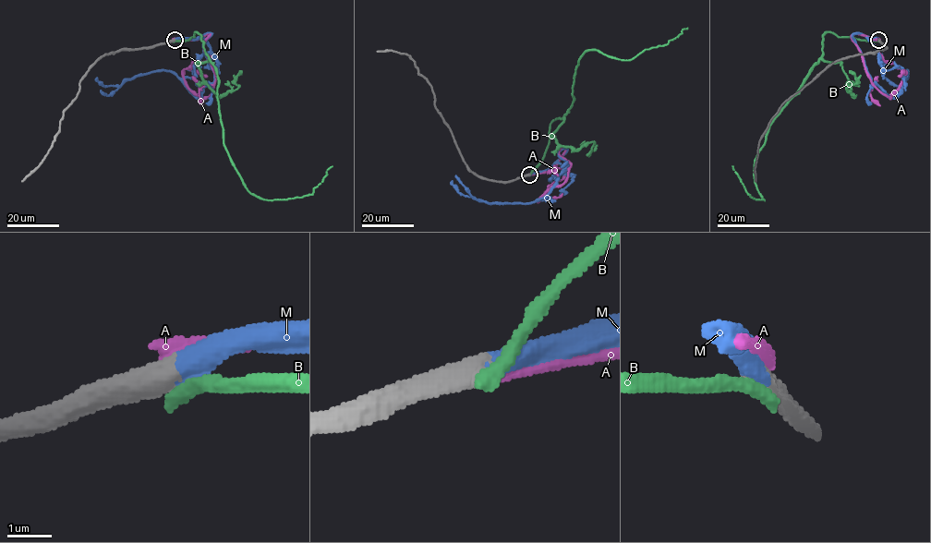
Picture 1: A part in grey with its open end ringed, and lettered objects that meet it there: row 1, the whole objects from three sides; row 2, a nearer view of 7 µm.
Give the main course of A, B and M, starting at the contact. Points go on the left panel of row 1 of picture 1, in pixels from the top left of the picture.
A: (174, 40), (210, 35), (203, 51), (214, 82), (212, 91), (199, 97), (183, 71), (209, 52)
B: (174, 42), (200, 35), (218, 80), (223, 144), (251, 194), (274, 200), (311, 195), (332, 165)
M: (174, 40), (211, 35), (203, 50), (214, 80), (198, 97), (175, 74), (156, 70), (107, 95), (101, 90)

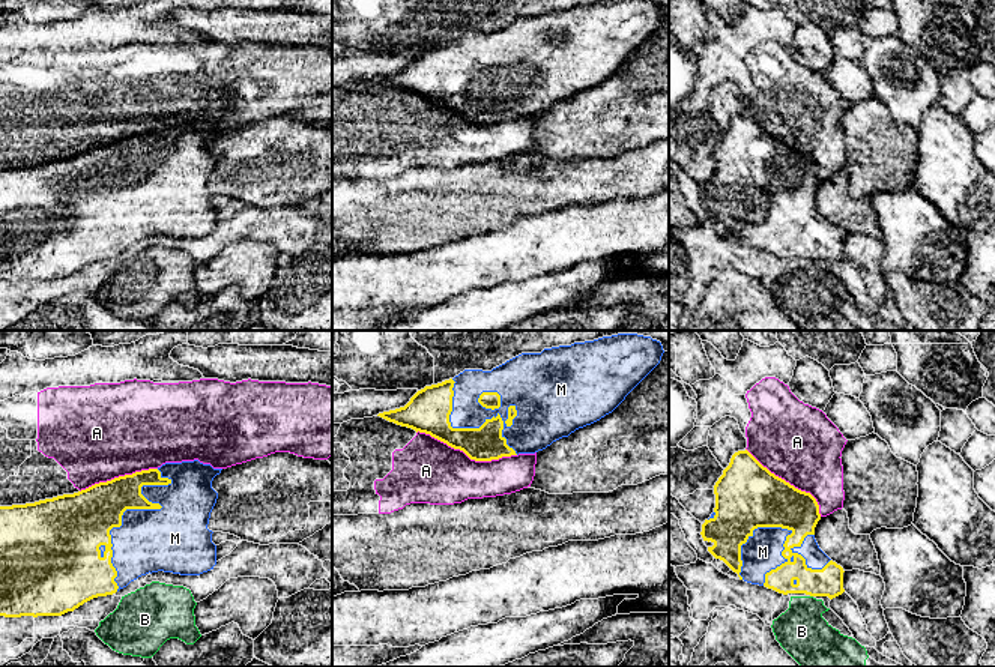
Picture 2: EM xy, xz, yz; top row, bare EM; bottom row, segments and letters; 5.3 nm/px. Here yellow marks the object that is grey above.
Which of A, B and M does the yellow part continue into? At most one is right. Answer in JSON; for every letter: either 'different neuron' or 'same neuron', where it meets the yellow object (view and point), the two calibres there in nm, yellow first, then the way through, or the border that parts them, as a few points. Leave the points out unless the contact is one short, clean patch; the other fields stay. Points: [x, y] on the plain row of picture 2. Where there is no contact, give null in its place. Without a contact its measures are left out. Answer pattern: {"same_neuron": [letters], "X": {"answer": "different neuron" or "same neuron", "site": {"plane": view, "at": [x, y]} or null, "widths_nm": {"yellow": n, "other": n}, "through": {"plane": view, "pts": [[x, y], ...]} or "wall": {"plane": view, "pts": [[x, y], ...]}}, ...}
{"same_neuron": ["M"], "A": {"answer": "different neuron", "site": {"plane": "xz", "at": [466, 117]}, "widths_nm": {"yellow": 190, "other": 360}}, "B": {"answer": "different neuron", "site": null}, "M": {"answer": "same neuron", "site": {"plane": "yz", "at": [786, 191]}, "widths_nm": {"yellow": 320, "other": 200}}}

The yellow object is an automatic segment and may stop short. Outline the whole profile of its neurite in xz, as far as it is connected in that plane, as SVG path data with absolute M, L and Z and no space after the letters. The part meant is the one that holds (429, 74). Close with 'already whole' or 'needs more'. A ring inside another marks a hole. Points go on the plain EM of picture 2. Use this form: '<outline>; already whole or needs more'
M603 0L594 5L522 17L491 35L464 33L454 42L418 54L400 72L377 80L425 96L463 114L470 123L491 125L519 117L535 117L612 77L625 60L660 27L664 14L651 0Z; needs more

